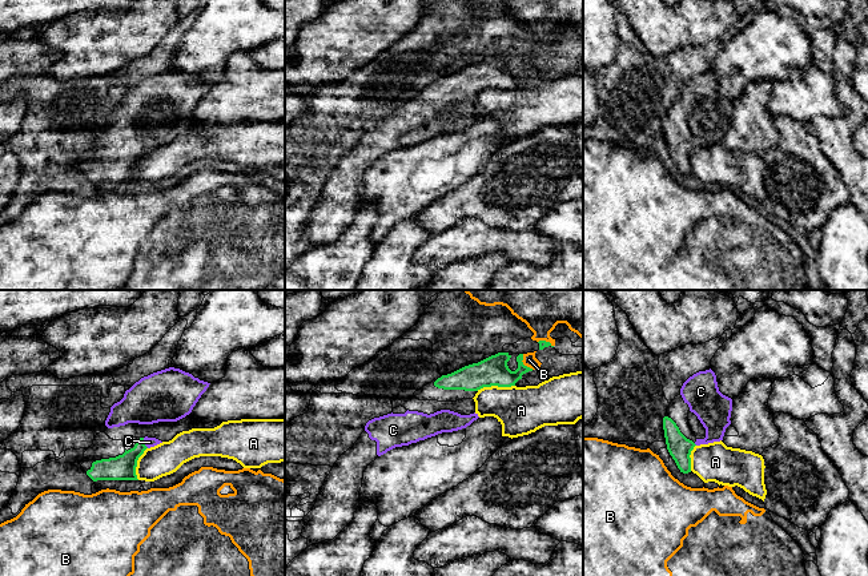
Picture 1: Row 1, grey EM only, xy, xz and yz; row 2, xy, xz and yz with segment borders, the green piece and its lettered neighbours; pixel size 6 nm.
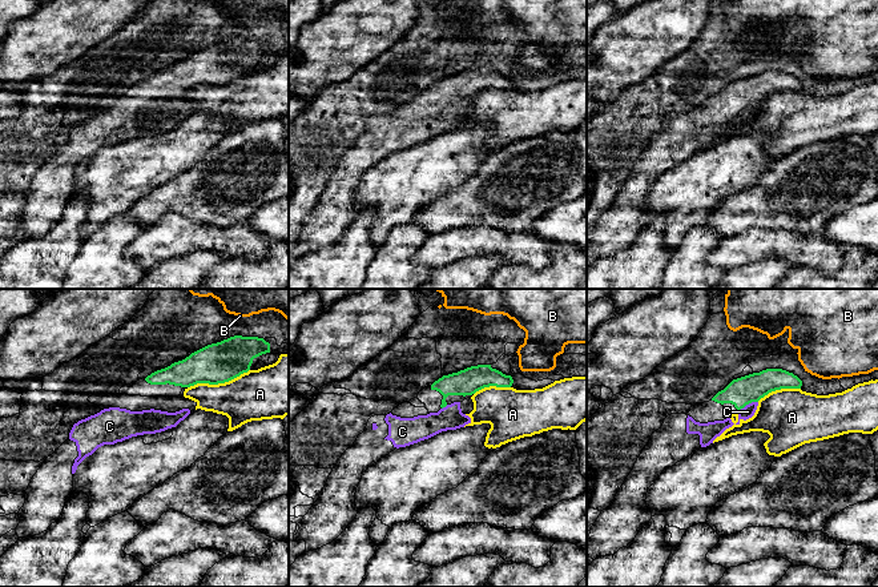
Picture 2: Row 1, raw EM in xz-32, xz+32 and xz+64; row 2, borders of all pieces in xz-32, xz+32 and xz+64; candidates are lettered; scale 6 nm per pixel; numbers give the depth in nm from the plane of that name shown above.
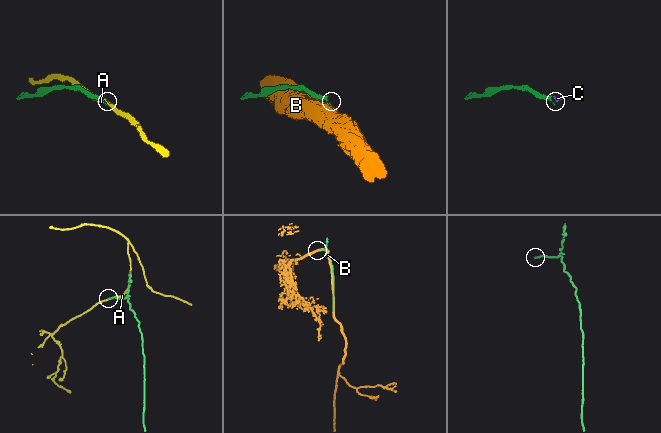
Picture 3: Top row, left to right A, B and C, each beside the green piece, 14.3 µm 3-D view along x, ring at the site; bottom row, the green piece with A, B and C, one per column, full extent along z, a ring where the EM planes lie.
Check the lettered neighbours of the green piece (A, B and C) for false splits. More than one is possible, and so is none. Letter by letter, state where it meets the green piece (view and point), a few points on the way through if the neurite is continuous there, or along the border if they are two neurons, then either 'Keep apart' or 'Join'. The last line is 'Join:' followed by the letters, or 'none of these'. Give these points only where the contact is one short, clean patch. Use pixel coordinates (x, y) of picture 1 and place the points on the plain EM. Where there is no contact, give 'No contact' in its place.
A: Touches green at xz (495, 87). Keep apart
B: Touches green at xz (522, 65). Keep apart
C: Touches green at xy (143, 145). Join
Join: C

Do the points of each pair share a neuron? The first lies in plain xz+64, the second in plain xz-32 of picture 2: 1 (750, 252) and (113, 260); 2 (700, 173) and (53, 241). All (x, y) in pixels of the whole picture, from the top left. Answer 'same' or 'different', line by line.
1: different
2: different

